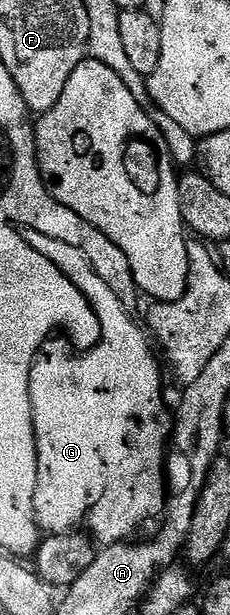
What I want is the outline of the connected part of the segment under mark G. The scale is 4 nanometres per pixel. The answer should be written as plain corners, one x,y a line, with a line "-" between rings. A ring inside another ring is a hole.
25,235
37,251
45,251
57,267
65,267
65,275
73,275
73,283
101,299
101,319
105,319
105,343
88,355
75,353
70,340
55,341
43,345
34,357
37,367
31,376
31,405
33,406
33,428
37,438
37,484
33,508
37,526
49,535
68,535
89,515
92,538
98,544
124,543
132,540
144,519
164,512
167,498
167,476
165,460
171,443
174,416
165,412
165,399
161,396
161,367
153,356
154,348
146,332
137,328
137,323
125,312
119,296
104,279
100,270
85,264
85,259
65,247
65,243
53,243
53,239
41,239
41,235

